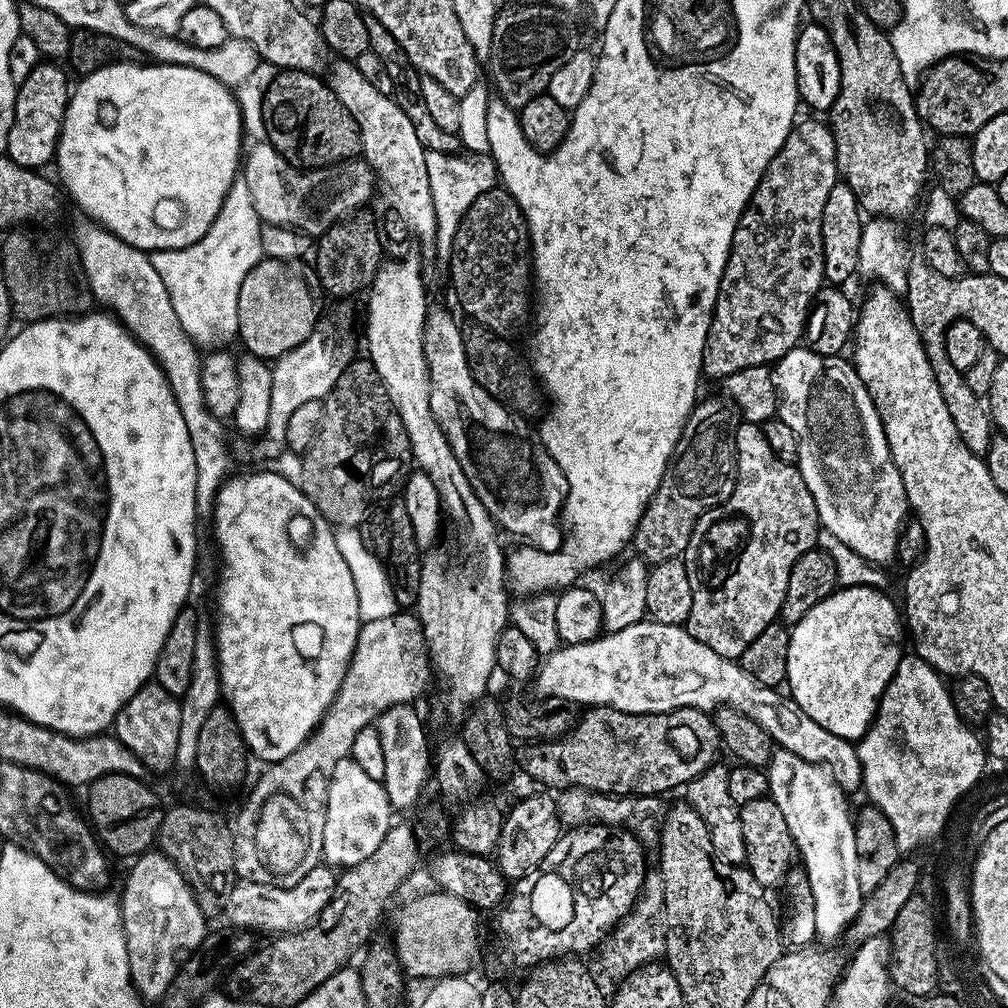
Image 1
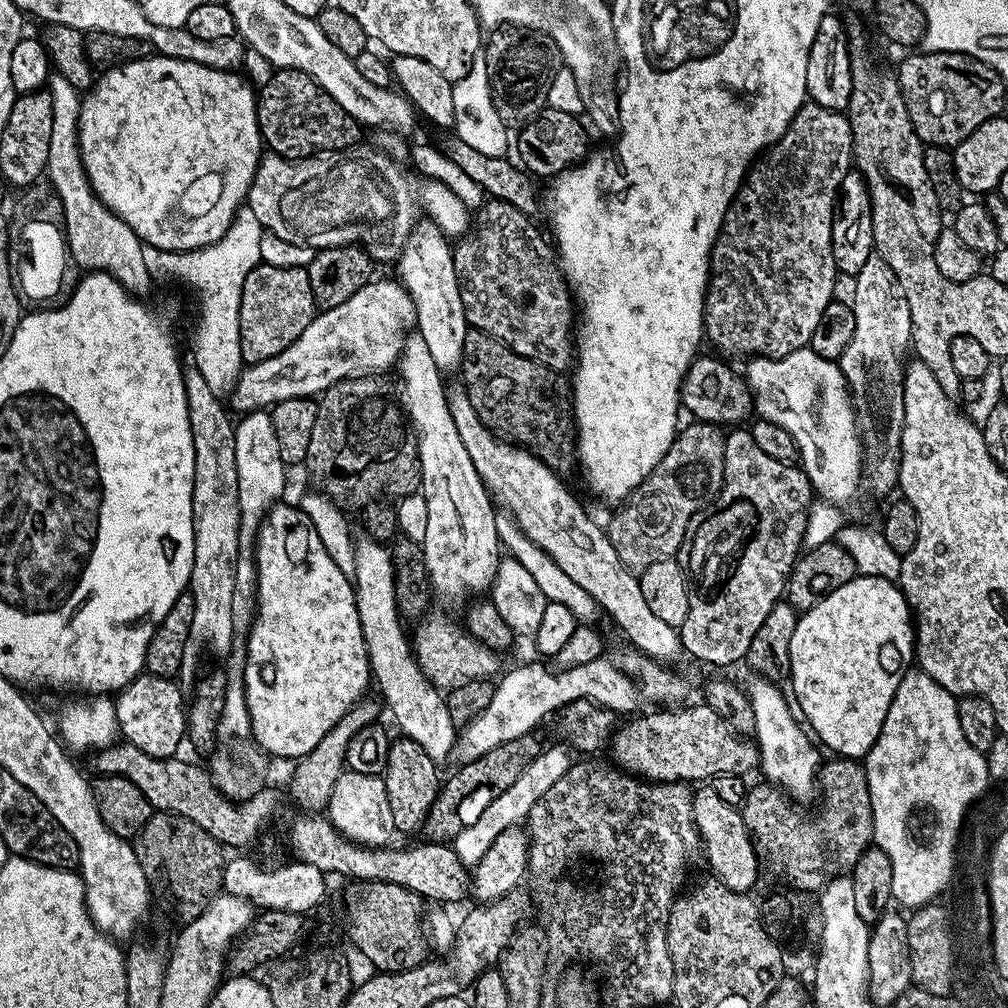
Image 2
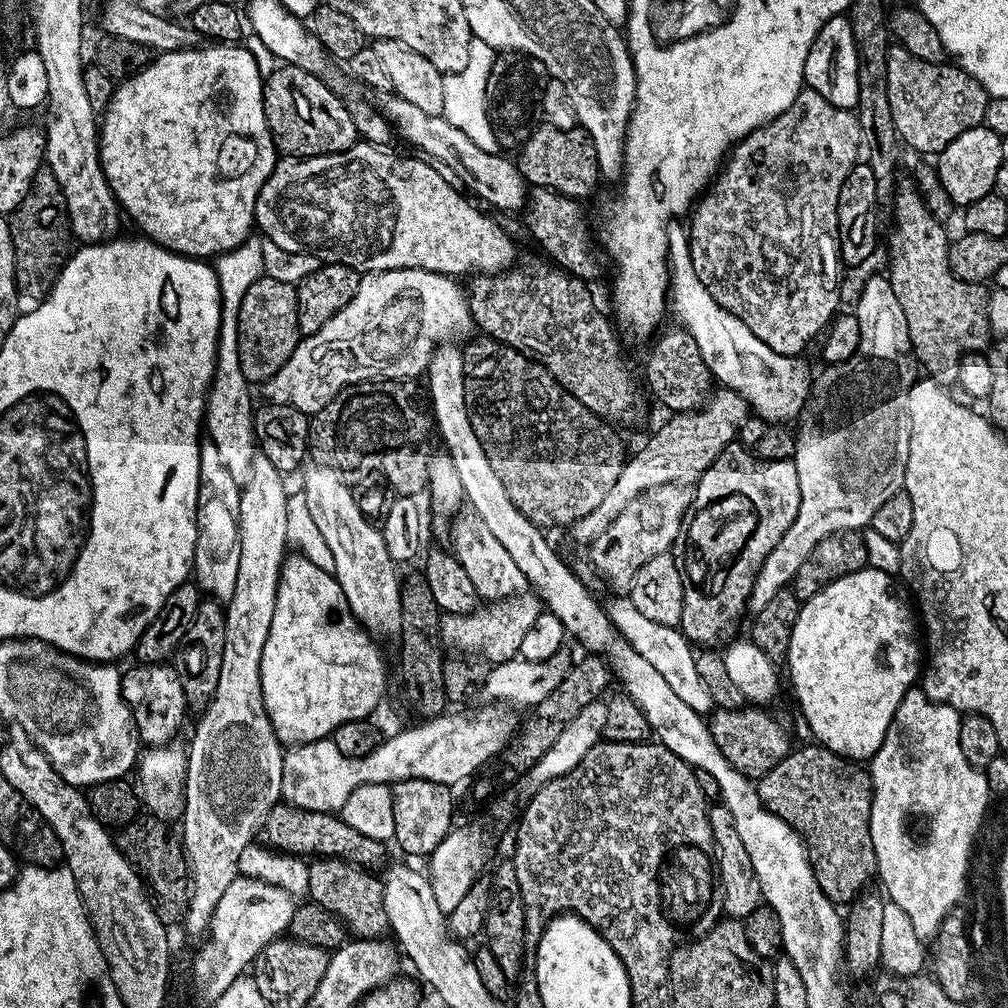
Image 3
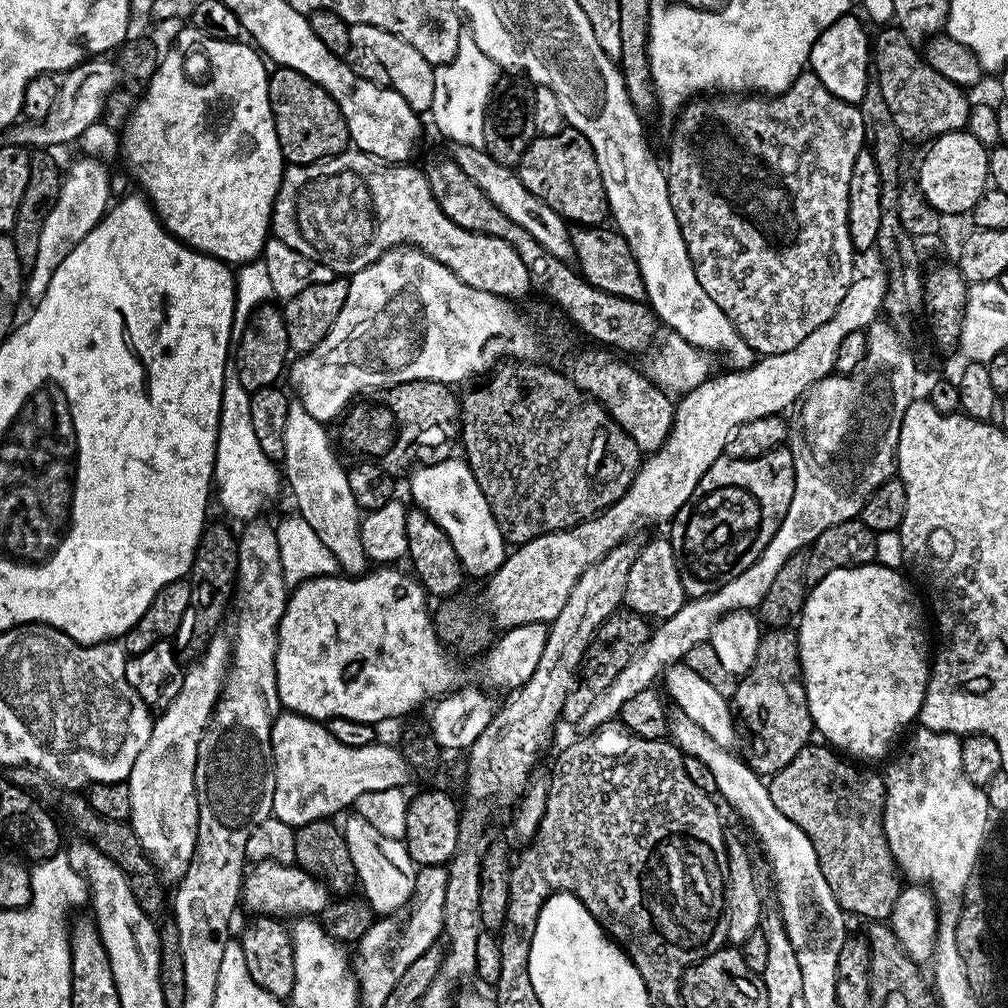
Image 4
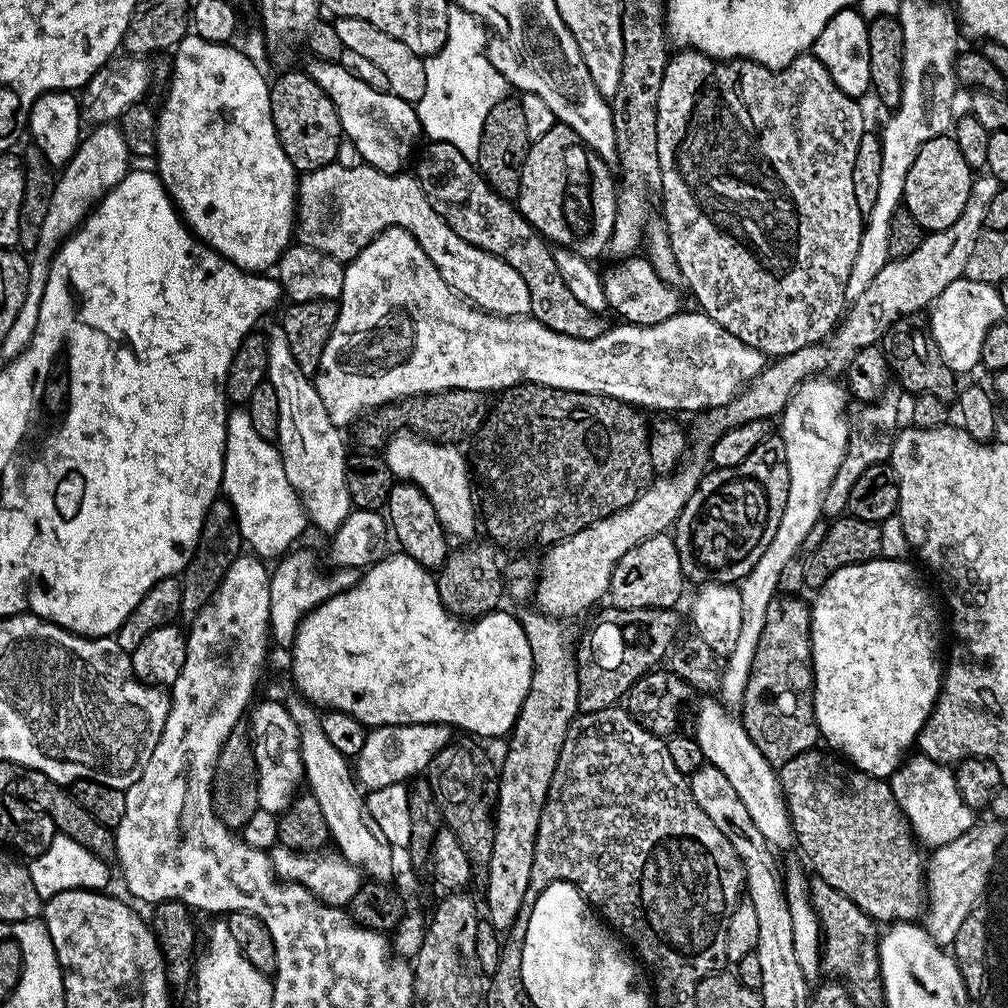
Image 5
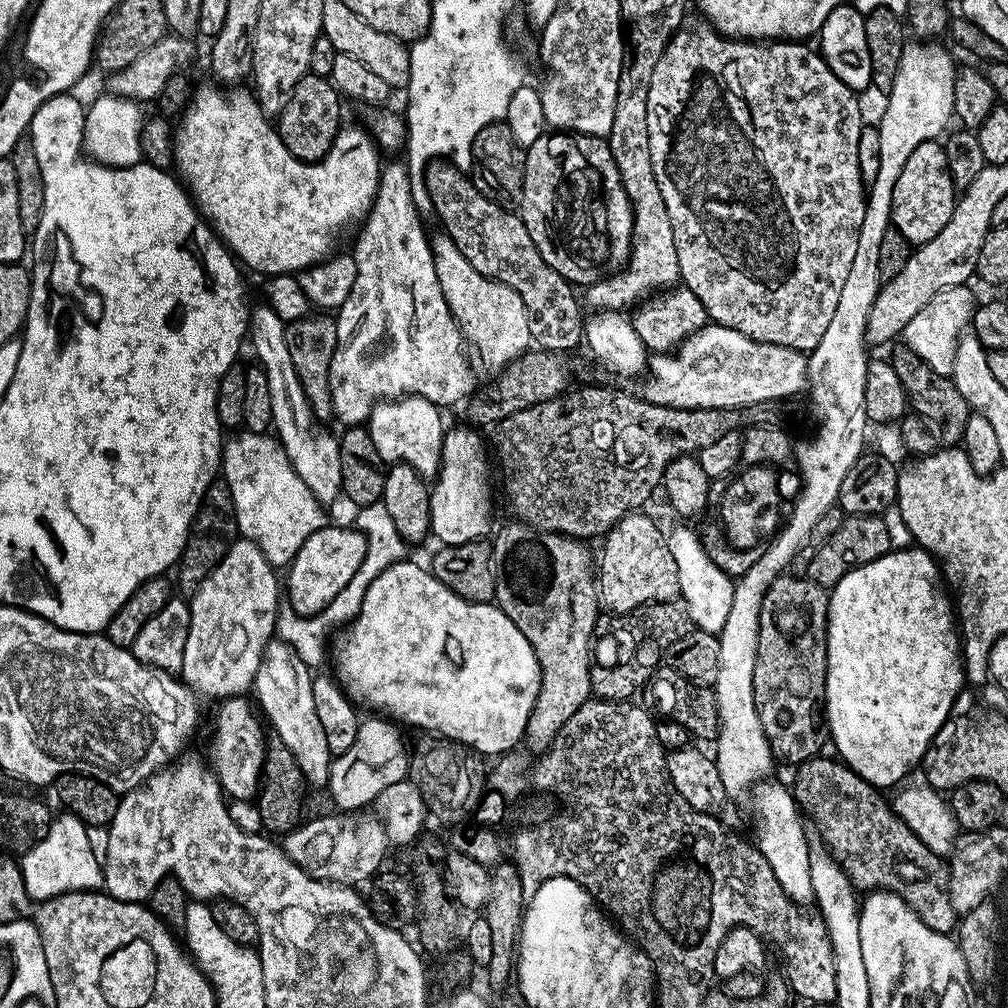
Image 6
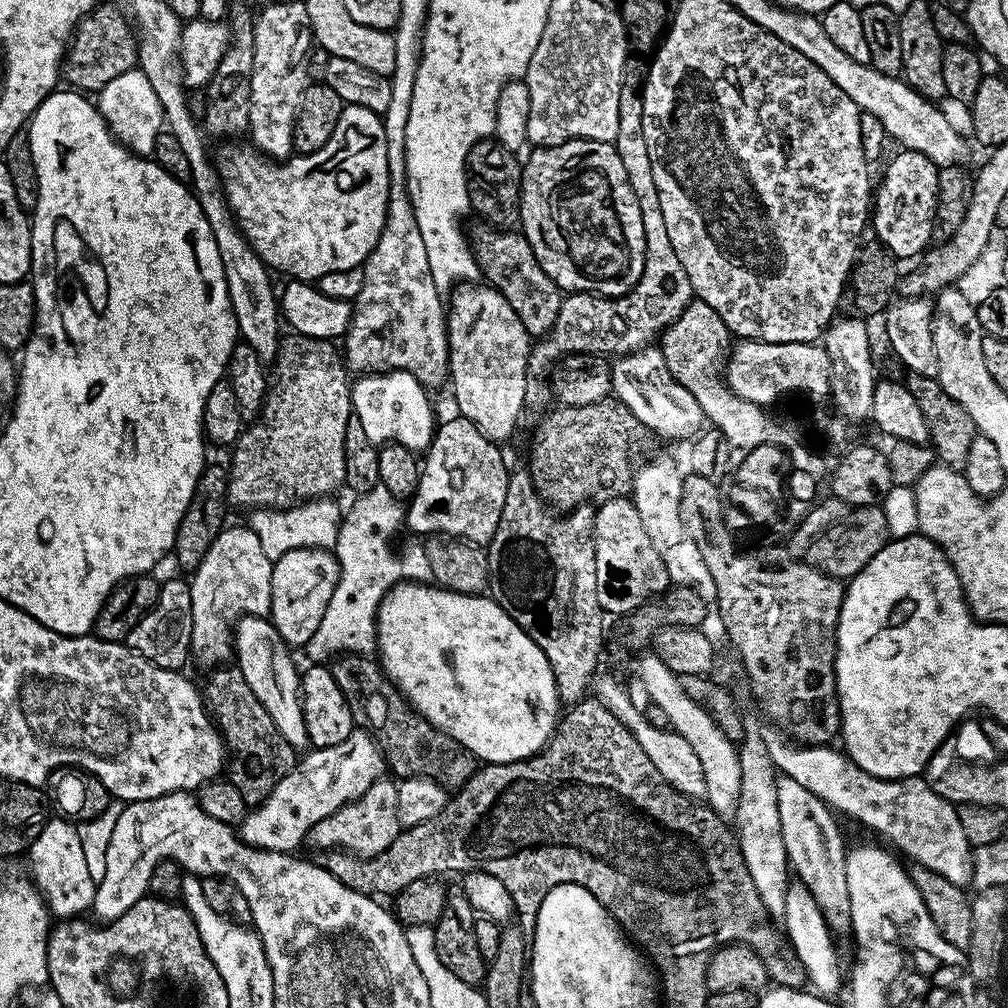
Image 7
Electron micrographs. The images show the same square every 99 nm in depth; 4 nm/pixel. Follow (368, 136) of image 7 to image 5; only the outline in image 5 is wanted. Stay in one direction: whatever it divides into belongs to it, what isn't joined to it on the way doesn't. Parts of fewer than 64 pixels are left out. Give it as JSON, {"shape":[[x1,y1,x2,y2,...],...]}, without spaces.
{"shape":[[189,34,180,39,180,43,174,49,172,56,172,83,168,86,168,94,162,101,156,118,156,153,155,159,160,159,158,175,168,191,168,197,176,205,176,211,180,213,185,224,188,225,193,236,201,244,213,248,220,256,225,256,230,263,238,266,245,274,264,274,275,269,280,255,288,249,294,240,296,226,296,185,298,183,298,170,286,158,286,150,282,150,280,139,274,126,274,118,270,110,269,77,260,73,260,68,244,52,232,48,228,44,215,44,206,42,195,34]]}

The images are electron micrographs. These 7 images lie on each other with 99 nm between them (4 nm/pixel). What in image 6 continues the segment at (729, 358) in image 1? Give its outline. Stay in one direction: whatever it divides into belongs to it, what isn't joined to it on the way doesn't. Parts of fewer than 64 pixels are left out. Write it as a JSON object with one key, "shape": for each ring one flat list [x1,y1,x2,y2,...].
{"shape":[[689,19,681,24,680,31,673,36,672,41,666,46,662,58,658,58,658,66,654,66,654,74,650,77,650,98,648,99,648,113,646,114,646,126,650,134,650,162,654,162,654,178,658,178,658,190,662,190,662,198,666,201,666,214,670,214,670,226,674,226,674,242,678,246,678,266,683,287,694,290,698,294,698,302,706,306,709,321,721,324,727,328,738,330,750,338,754,338,763,344,777,344,787,348,797,348,799,352,808,354,818,346,822,334,830,323,835,310,838,307,838,298,841,297,842,286,845,285,850,264,854,260,854,254,858,249,859,231,862,230,863,214,866,201,866,185,860,176,858,166,858,138,862,121,860,121,860,104,857,93,847,88,837,76,830,70,830,66,820,55,815,47,807,48,804,42,753,42,743,38,721,36,711,24,703,19]]}

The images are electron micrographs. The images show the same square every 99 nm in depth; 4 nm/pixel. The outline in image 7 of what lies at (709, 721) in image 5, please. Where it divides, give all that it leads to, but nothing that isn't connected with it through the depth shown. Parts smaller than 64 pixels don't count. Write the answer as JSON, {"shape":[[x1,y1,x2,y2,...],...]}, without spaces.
{"shape":[[801,882,789,883,786,890,786,906,784,907,782,923,784,923,785,929,783,928,783,931,786,933,791,951,800,960,802,967,804,967,807,983,810,985,811,991,819,996,827,998,835,997,835,992,840,988,840,958,836,954,836,944,832,941,834,932,829,928,827,920,823,916,823,911,819,909,815,901,814,894,810,892,805,884]]}

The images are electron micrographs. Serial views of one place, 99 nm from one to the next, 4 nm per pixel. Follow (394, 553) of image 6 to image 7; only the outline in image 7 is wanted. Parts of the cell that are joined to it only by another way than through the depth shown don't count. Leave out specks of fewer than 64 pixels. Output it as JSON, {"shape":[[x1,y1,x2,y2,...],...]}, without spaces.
{"shape":[[382,483,377,484,374,490,370,490,369,492,359,493,355,497,356,501,353,502,349,508,346,508,346,511,343,513,341,522,340,522,340,533,338,534,338,538,336,539,336,543,334,545,334,555,336,560,340,564,340,577,338,578,338,582,334,586,334,594,330,598,330,606,326,606,326,614,322,614,322,626,318,626,318,630,314,633,314,637,316,637,316,652,330,652,333,656,337,654,372,654,376,652,376,612,380,609,380,603,382,602,382,598,390,591,395,584,399,584,401,582,415,582,415,583,429,583,432,580,432,571,430,570,430,562,428,558,427,547,416,538,412,538,401,552,395,556,392,553,392,539,396,536,396,531,399,528,403,527,405,521,405,513,406,508,403,503,395,496,394,494,390,494,390,490,386,488,386,486]]}

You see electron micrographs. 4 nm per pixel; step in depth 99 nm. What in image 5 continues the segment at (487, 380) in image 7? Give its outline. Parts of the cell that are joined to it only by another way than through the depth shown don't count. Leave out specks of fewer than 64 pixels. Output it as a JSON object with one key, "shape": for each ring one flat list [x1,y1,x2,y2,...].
{"shape":[[333,162,305,172,299,177,296,185,296,226,294,236,299,243,310,250,318,250,330,258,347,262,353,260,374,237,388,228,404,228,422,246,422,250,434,262,442,278,456,291,456,295,471,302,482,312,490,312,494,316,526,316,532,311,530,306,530,290,526,290,526,282,522,282,522,274,514,270,502,258,482,250,478,246,470,246,430,206,419,180,412,174,383,172,363,162,356,162,351,168,348,164]]}

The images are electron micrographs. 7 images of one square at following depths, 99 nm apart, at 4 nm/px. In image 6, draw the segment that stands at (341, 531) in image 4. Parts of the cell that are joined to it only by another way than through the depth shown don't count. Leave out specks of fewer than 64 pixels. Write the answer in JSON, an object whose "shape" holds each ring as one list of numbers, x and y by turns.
{"shape":[[263,302,251,309,248,318,247,339,252,340,259,363,266,374,270,386,270,406,272,407,272,428,294,466,298,478,310,486,319,504,331,506,342,496,342,458,340,442,324,428,319,428,318,417,312,413,310,402,302,390,302,382,290,362,290,349,286,346,286,321,272,309,271,303]]}

